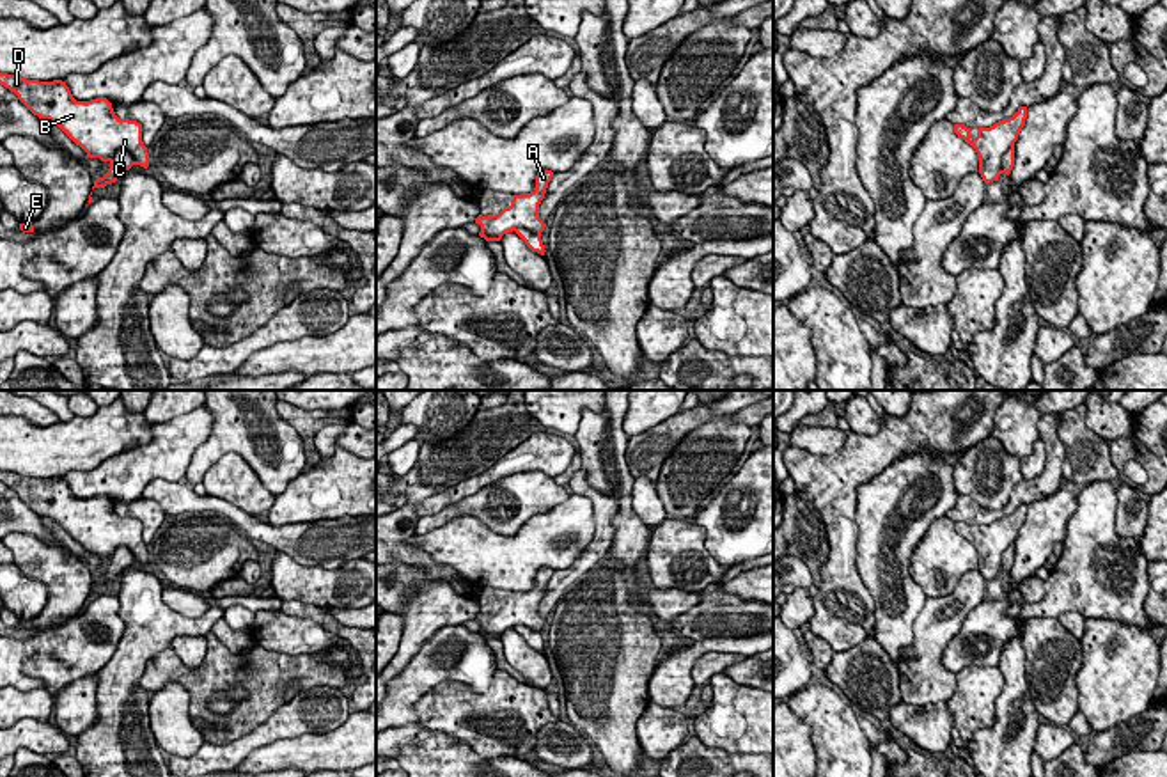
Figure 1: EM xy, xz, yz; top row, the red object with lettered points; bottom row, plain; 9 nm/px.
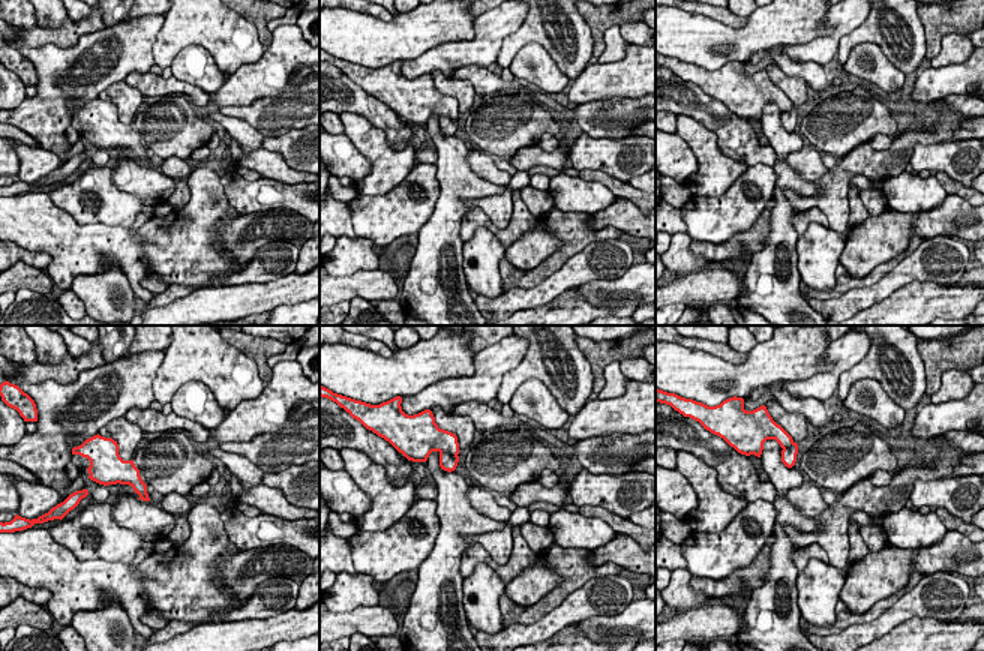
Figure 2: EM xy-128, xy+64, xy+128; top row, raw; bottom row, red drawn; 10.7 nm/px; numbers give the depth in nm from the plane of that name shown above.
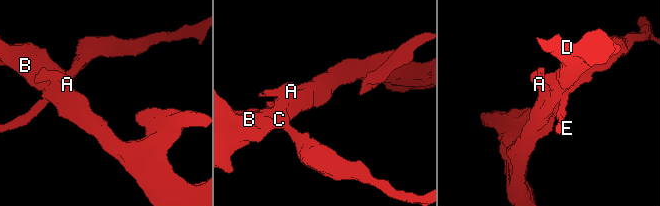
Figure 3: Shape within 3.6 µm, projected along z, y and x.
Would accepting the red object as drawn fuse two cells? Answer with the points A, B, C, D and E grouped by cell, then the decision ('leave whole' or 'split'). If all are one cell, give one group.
A B C D / E | split

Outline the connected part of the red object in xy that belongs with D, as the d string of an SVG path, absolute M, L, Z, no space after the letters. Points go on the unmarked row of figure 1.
M0 470L0 483L39 516L55 520L89 555L112 559L119 546L126 546L135 562L149 564L149 550L142 539L142 522L119 516L106 495L76 498L62 477L39 479Z

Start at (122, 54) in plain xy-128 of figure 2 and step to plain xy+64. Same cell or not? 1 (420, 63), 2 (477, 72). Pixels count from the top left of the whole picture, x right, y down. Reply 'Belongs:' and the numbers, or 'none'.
Belongs: 1

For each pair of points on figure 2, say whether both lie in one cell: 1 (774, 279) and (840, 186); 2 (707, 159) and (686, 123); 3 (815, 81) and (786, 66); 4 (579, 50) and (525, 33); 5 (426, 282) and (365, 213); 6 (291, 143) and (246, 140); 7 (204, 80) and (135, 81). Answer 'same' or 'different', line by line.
1: different
2: same
3: same
4: same
5: different
6: same
7: different

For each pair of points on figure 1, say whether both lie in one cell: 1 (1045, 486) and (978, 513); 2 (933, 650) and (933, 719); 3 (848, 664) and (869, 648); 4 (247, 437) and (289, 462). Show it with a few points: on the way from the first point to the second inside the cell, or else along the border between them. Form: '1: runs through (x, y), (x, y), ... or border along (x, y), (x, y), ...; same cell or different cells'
1: runs through (1029, 492), (1006, 511), (994, 515); same cell
2: border along (947, 699), (924, 705), (903, 703); different cells
3: runs through (853, 664), (864, 653); same cell
4: runs through (258, 439), (263, 439), (279, 455); same cell

